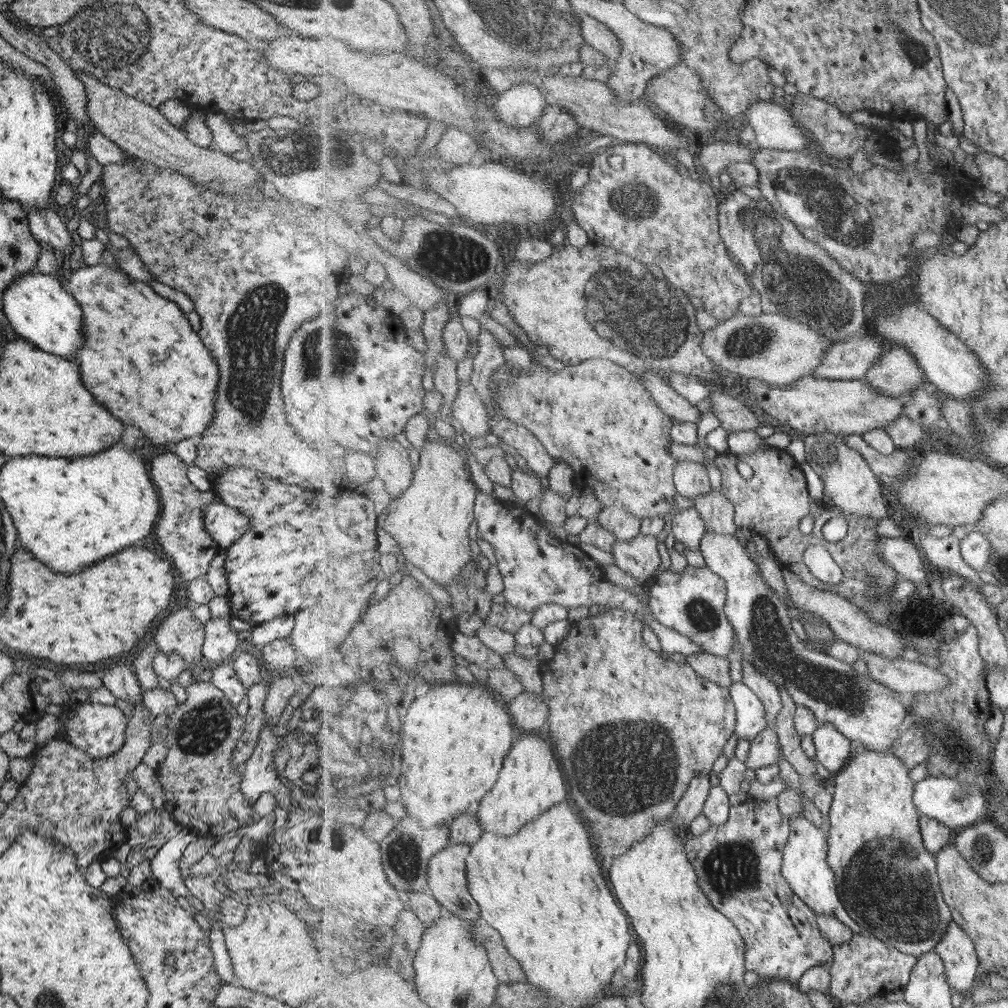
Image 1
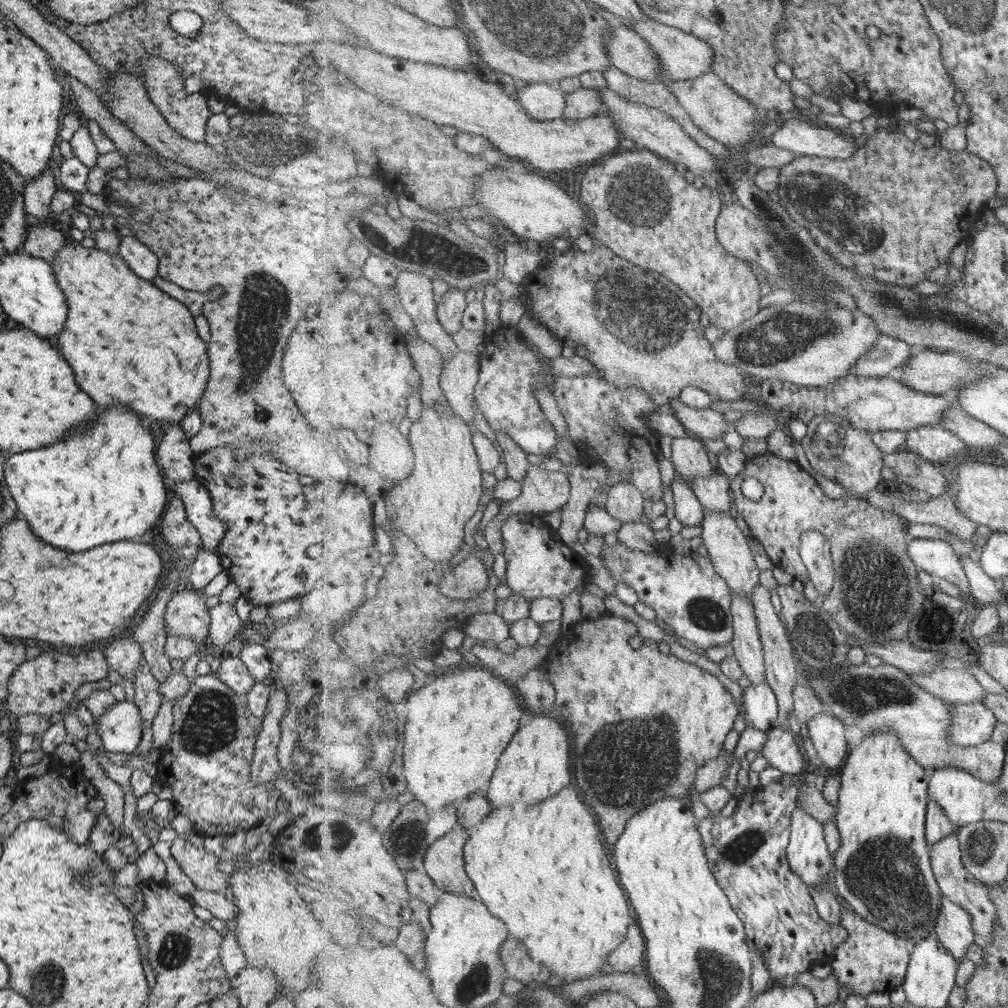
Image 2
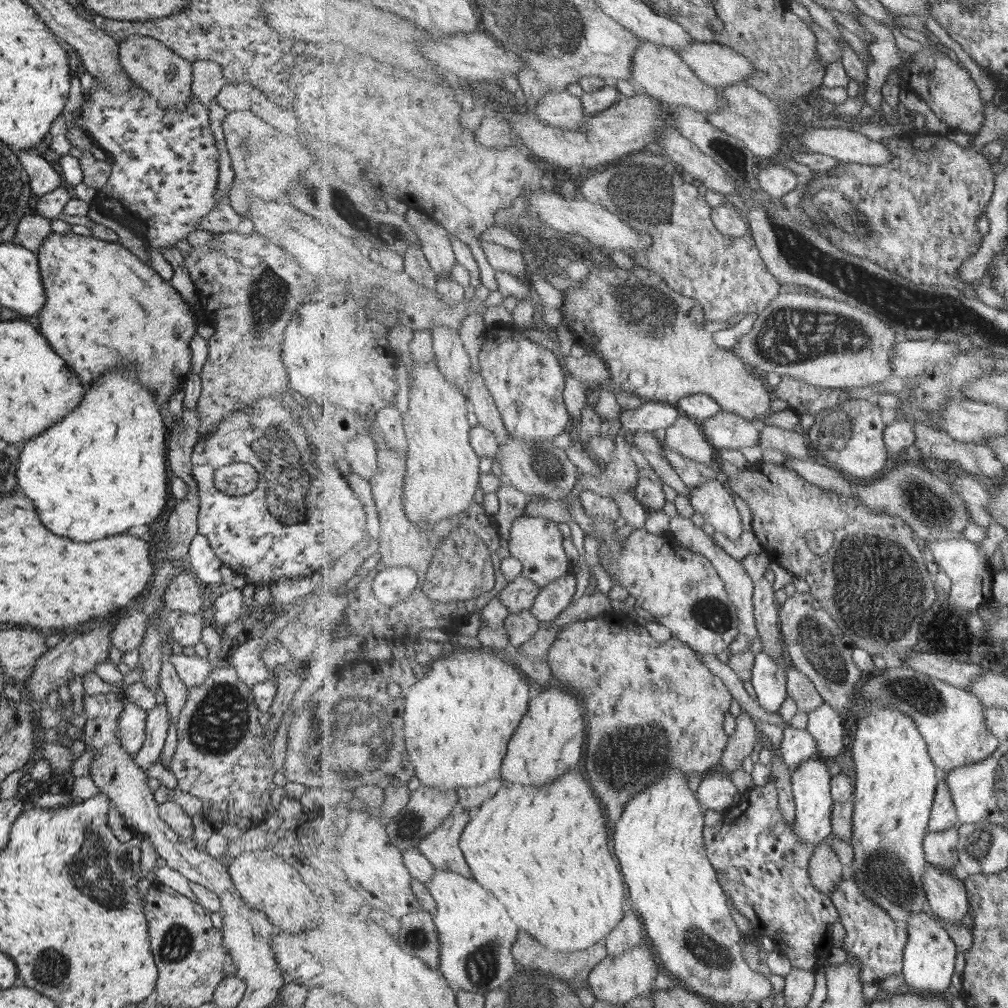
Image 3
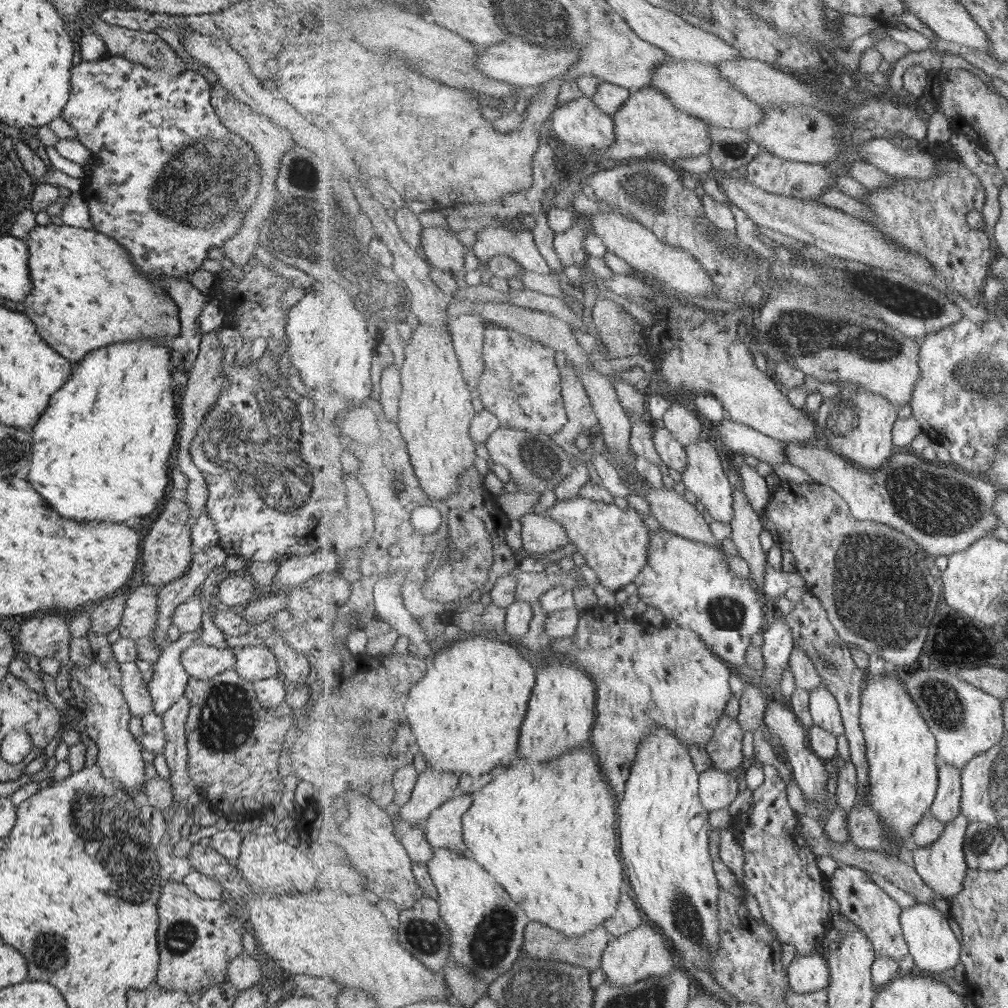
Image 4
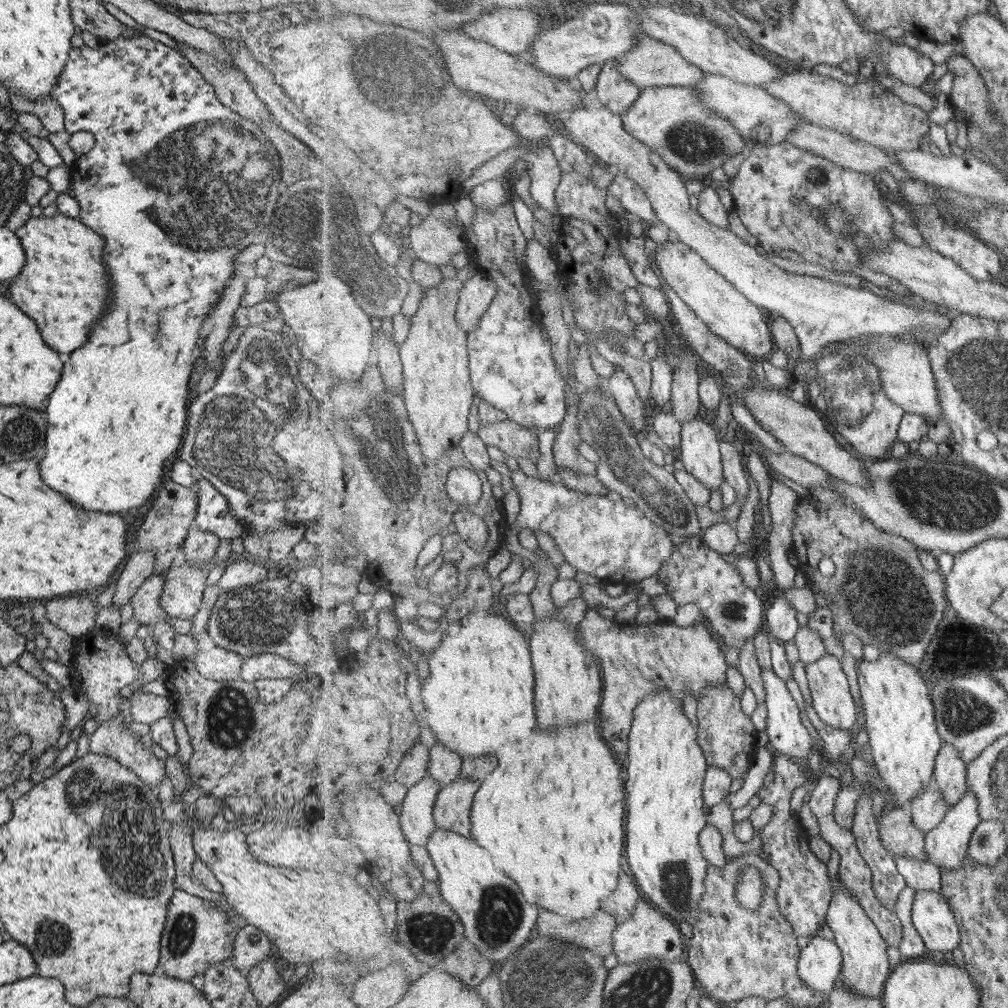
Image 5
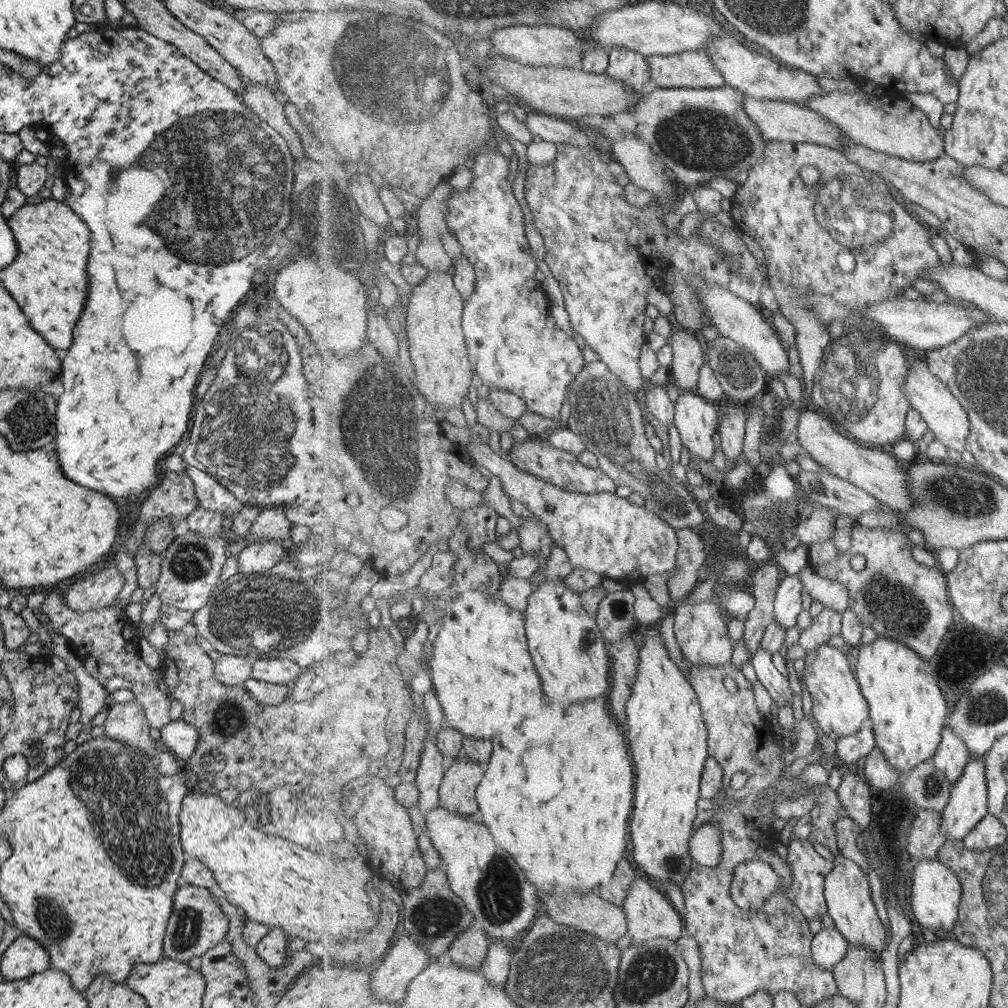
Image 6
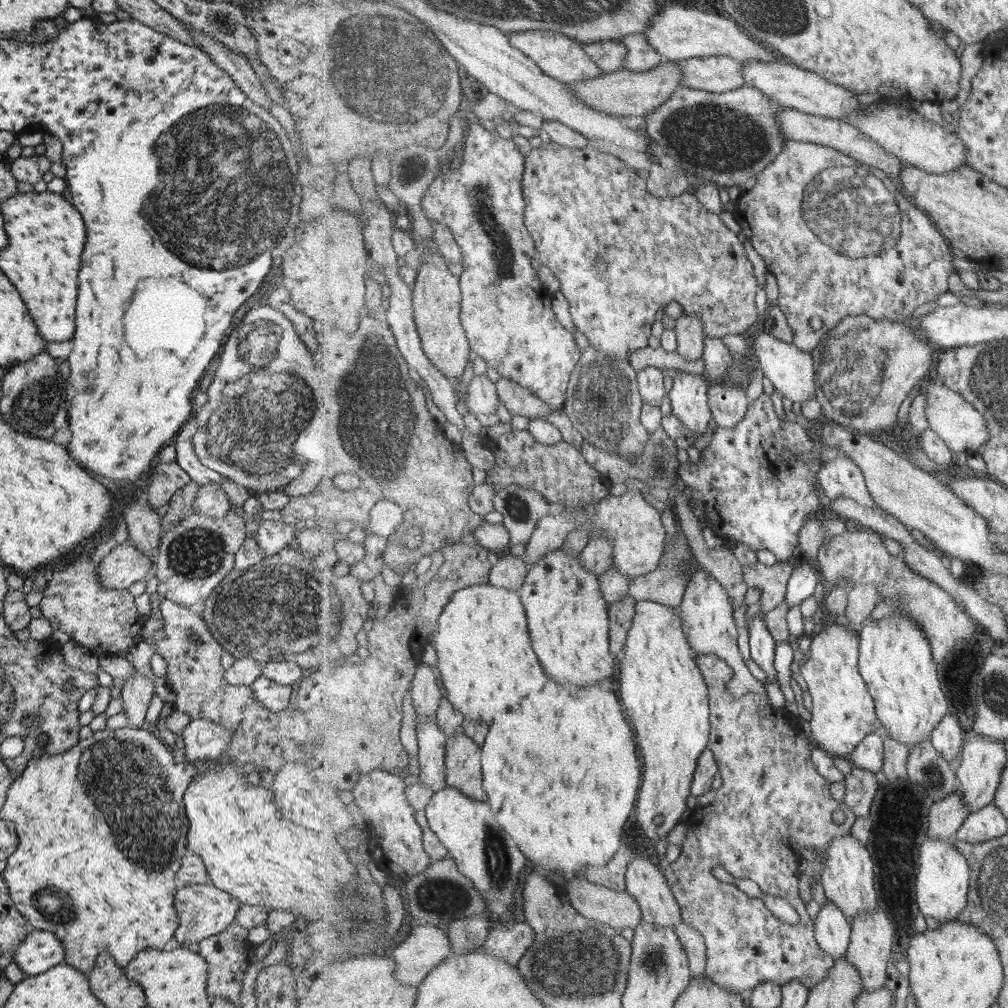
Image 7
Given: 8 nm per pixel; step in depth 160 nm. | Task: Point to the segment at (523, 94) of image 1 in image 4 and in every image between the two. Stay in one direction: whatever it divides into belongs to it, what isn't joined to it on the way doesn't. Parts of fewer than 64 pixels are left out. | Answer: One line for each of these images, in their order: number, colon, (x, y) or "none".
2: (545, 101)
3: (560, 109)
4: (580, 123)

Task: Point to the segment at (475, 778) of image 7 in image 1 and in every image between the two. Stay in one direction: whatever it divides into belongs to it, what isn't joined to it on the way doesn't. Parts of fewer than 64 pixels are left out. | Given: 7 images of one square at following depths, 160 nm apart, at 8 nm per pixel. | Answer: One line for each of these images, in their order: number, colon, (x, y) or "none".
1: (448, 871)
2: (445, 863)
3: (442, 847)
4: (444, 828)
5: (453, 808)
6: (458, 792)

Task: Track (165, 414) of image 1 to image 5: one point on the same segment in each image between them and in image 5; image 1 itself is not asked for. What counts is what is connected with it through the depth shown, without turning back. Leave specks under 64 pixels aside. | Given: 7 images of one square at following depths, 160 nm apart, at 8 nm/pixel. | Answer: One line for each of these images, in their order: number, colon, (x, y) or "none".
2: (125, 339)
3: (103, 307)
4: (85, 293)
5: (62, 285)

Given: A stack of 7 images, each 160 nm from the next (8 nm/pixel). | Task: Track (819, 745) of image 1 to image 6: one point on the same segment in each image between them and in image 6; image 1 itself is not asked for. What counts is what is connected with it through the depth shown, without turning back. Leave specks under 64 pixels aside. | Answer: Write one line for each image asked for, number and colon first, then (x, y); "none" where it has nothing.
2: (827, 733)
3: (825, 723)
4: (825, 710)
5: (831, 695)
6: (839, 708)

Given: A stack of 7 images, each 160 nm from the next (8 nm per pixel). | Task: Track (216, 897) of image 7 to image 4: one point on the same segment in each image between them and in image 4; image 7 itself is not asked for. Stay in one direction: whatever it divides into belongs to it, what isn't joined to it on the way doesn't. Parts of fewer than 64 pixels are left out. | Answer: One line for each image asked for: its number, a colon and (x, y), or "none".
4: (196, 938)
5: (196, 934)
6: (196, 923)

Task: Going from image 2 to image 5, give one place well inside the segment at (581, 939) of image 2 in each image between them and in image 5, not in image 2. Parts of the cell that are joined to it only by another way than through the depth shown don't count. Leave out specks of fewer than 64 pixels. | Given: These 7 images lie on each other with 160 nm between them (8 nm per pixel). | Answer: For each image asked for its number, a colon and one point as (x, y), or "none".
3: (553, 839)
4: (515, 829)
5: (562, 838)

